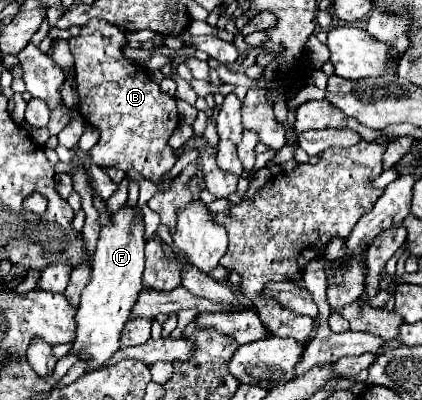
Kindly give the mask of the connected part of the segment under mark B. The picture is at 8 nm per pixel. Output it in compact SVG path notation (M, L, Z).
M88 21L86 27L82 27L80 35L70 37L68 43L70 43L70 53L74 55L76 89L80 95L78 113L86 117L86 121L98 127L100 131L100 139L96 147L90 151L94 163L102 169L108 167L116 167L122 171L134 169L148 181L160 181L162 175L166 175L176 163L176 155L168 147L168 137L174 133L174 129L180 123L180 115L176 111L176 99L162 93L160 85L154 83L140 65L130 63L124 57L122 49L126 45L126 35L122 29L110 25L108 21Z

